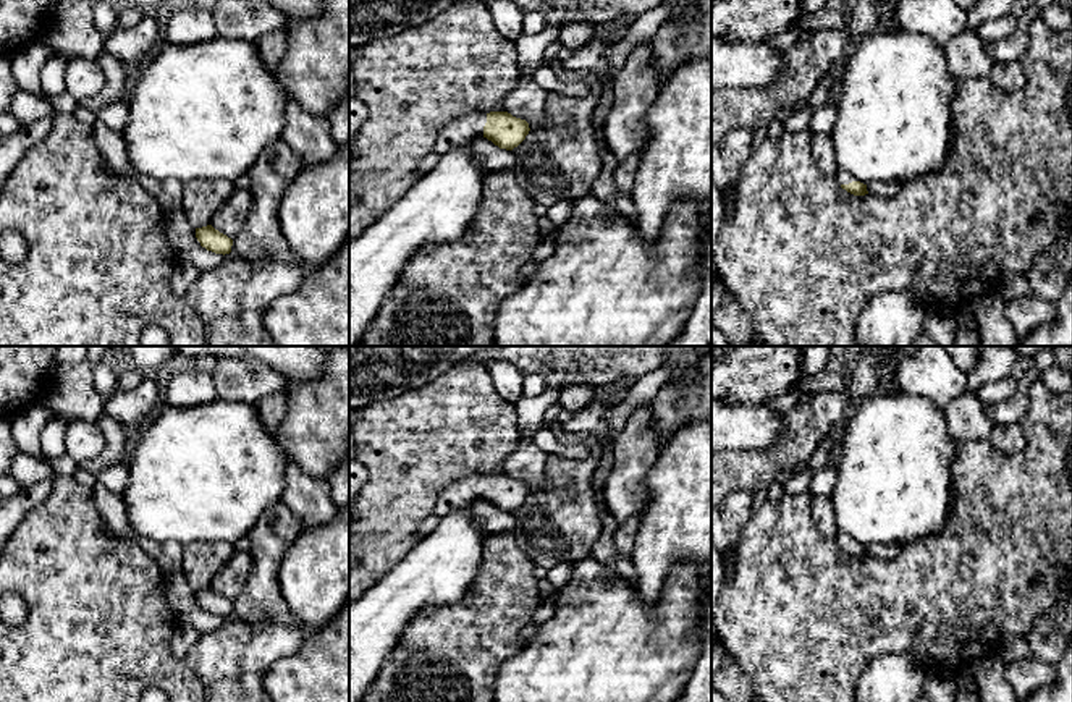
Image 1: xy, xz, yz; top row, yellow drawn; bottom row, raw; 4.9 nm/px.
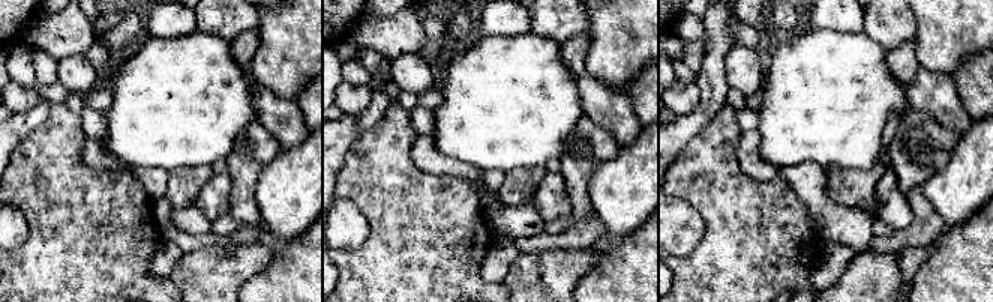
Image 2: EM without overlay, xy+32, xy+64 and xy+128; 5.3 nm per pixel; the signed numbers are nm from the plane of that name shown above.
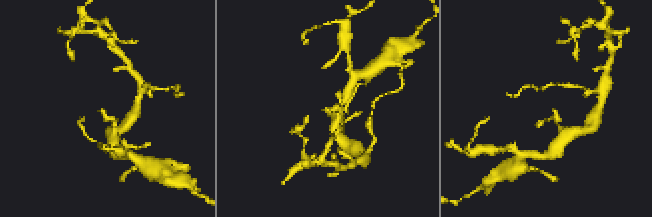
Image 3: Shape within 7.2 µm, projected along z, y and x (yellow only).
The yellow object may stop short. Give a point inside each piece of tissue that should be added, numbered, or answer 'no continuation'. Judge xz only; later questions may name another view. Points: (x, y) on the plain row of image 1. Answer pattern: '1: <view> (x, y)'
1: xz (469, 489)

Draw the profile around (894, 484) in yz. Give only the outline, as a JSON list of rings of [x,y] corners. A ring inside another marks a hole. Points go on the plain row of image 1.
[[[880,391],[855,401],[855,412],[834,455],[838,479],[829,497],[838,531],[863,547],[894,543],[901,548],[939,534],[951,514],[957,445],[944,411],[922,396]]]

